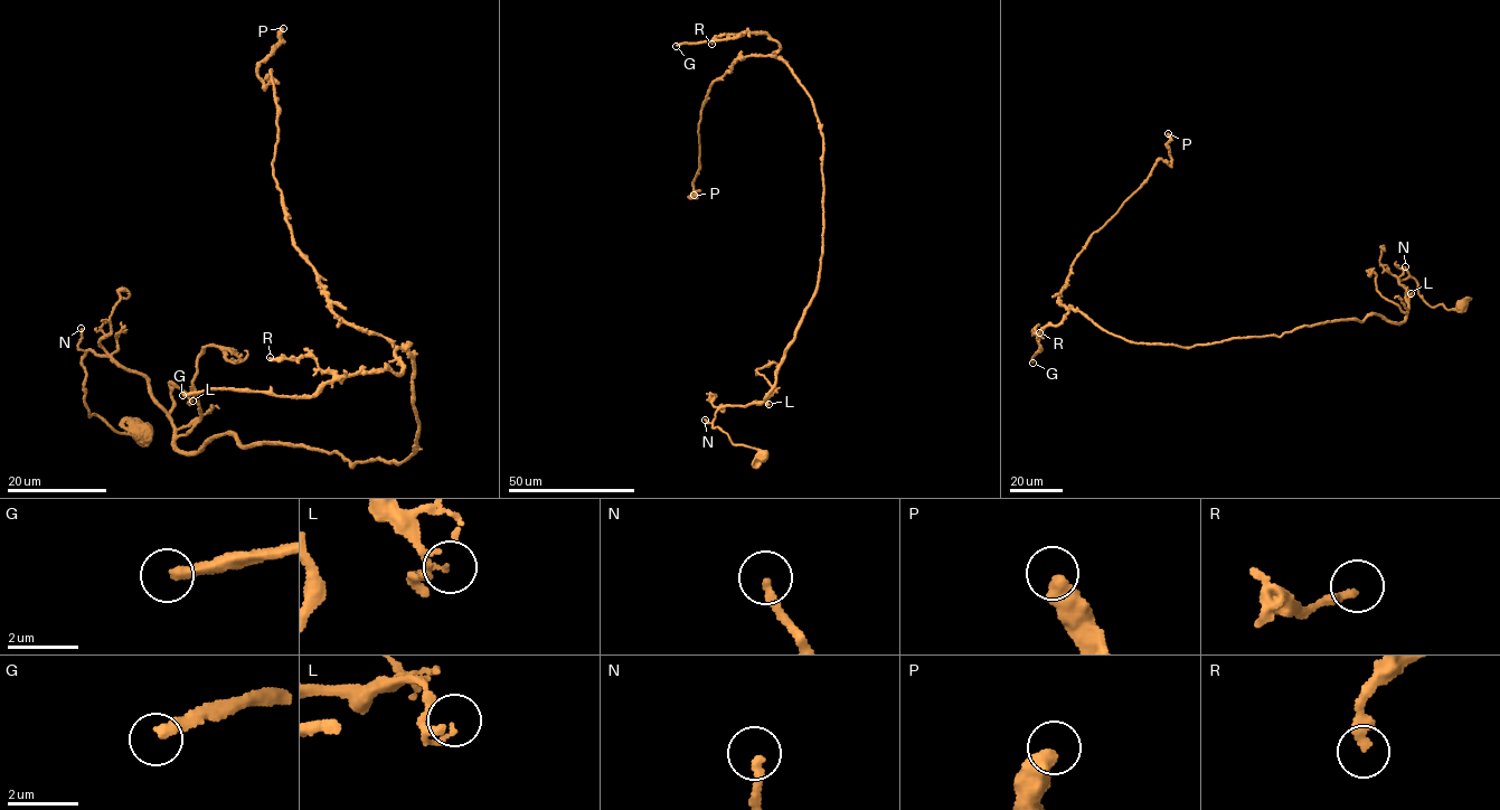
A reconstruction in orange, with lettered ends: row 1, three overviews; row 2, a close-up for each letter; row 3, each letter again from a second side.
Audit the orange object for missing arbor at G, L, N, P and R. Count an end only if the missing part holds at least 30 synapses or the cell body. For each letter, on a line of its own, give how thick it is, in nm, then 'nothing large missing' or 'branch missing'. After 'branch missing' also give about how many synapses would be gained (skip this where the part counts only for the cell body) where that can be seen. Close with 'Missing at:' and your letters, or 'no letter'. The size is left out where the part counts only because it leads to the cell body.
G: calibre 300 nm; branch missing; 300 synapses
L: calibre 120 nm; nothing large missing
N: calibre 240 nm; nothing large missing
P: calibre 500 nm; nothing large missing
R: calibre 320 nm; nothing large missing
Missing at: G

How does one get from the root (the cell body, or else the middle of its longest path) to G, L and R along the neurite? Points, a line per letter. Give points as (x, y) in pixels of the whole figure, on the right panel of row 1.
G: (1461, 305), (1431, 307), (1408, 276), (1401, 322), (1189, 347), (1071, 309), (1032, 363)
L: (1461, 305), (1431, 307), (1415, 279), (1401, 280), (1408, 302), (1405, 289), (1411, 293)
R: (1461, 305), (1431, 307), (1408, 276), (1398, 323), (1370, 313), (1189, 347), (1126, 340), (1072, 309), (1039, 332)

